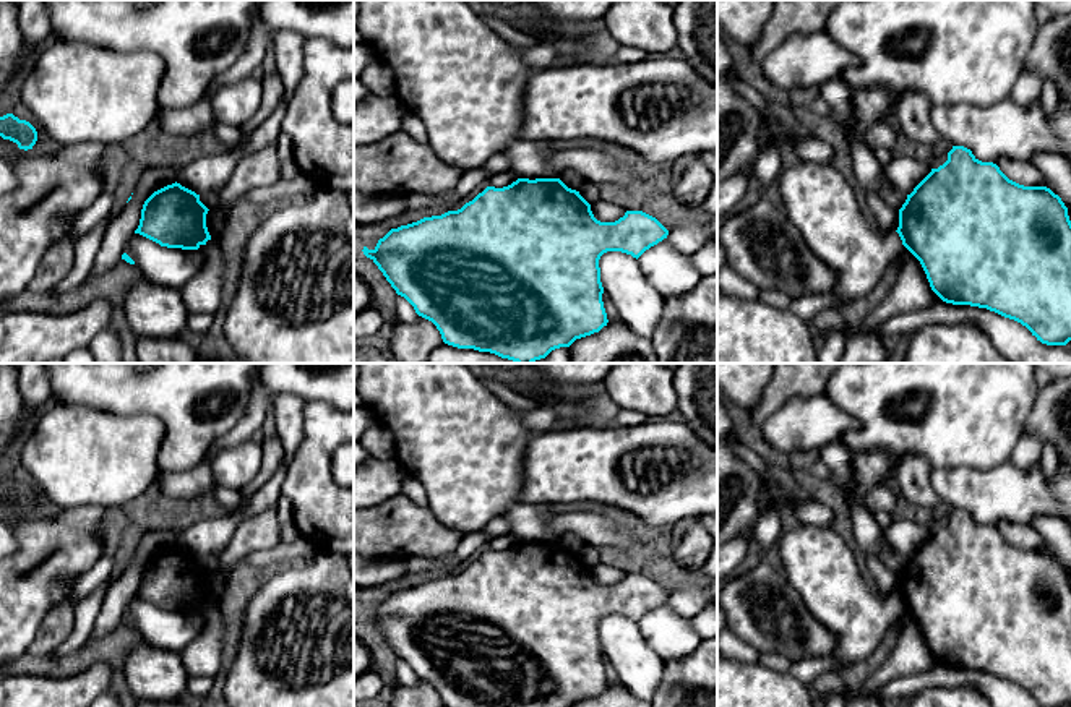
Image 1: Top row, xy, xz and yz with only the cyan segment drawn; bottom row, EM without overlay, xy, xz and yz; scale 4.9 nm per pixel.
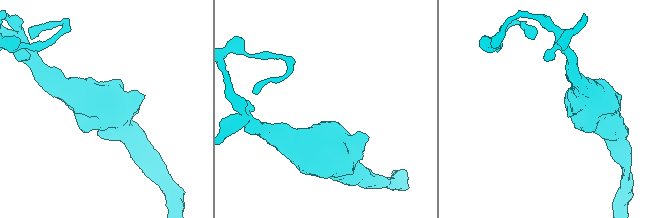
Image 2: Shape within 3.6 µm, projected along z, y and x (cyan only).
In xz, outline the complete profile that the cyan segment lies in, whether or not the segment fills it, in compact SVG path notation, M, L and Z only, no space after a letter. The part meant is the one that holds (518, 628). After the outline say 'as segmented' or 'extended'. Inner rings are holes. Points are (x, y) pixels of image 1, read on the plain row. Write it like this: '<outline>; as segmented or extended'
M518 542L508 550L487 550L458 574L424 581L391 592L373 613L363 610L386 644L415 676L432 684L445 707L573 707L607 689L599 623L607 615L639 621L667 602L669 593L643 574L626 574L615 585L600 585L579 555L560 542Z; as segmented

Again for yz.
M953 509L948 524L907 558L896 593L920 624L931 653L946 666L987 671L1026 689L1042 707L1071 704L1071 584L1068 571L1047 550L1009 543L996 527L979 524L970 512Z; as segmented

